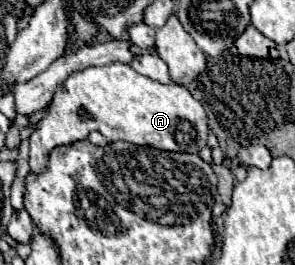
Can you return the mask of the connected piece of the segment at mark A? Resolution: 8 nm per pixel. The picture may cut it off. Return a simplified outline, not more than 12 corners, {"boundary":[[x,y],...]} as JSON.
{"boundary":[[126,63],[58,87],[30,169],[100,131],[162,151],[208,141],[202,103]]}

